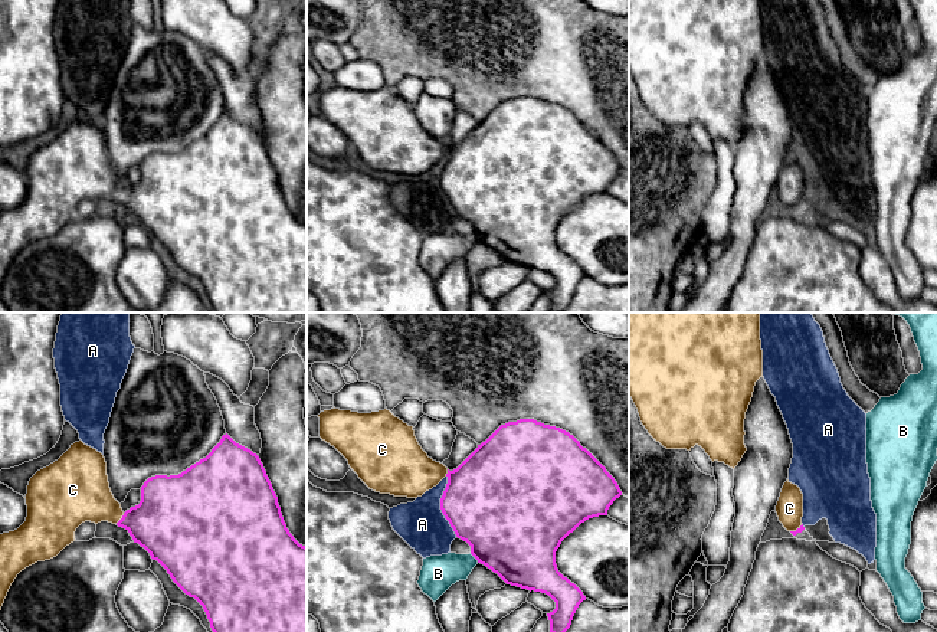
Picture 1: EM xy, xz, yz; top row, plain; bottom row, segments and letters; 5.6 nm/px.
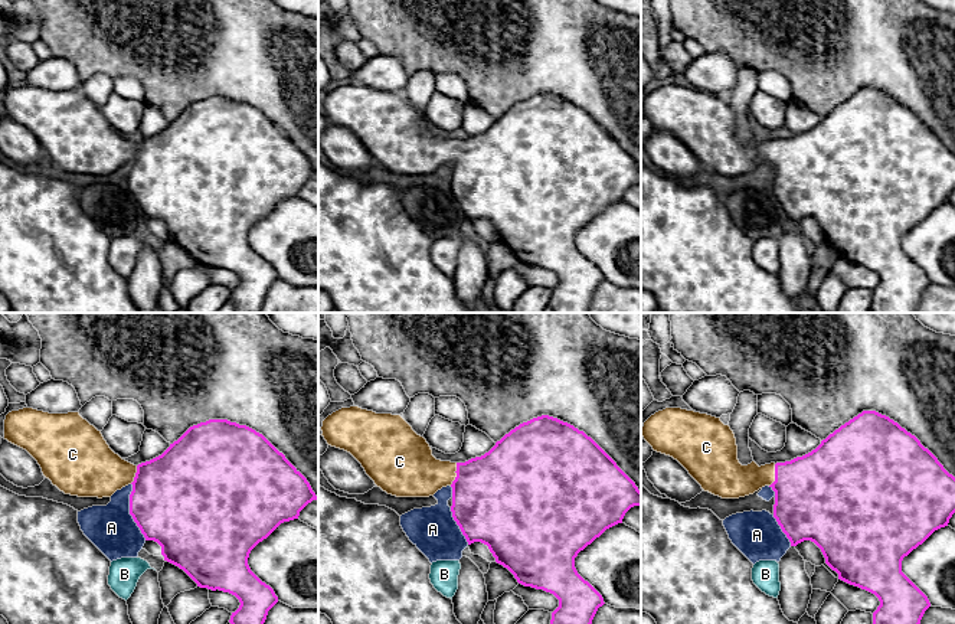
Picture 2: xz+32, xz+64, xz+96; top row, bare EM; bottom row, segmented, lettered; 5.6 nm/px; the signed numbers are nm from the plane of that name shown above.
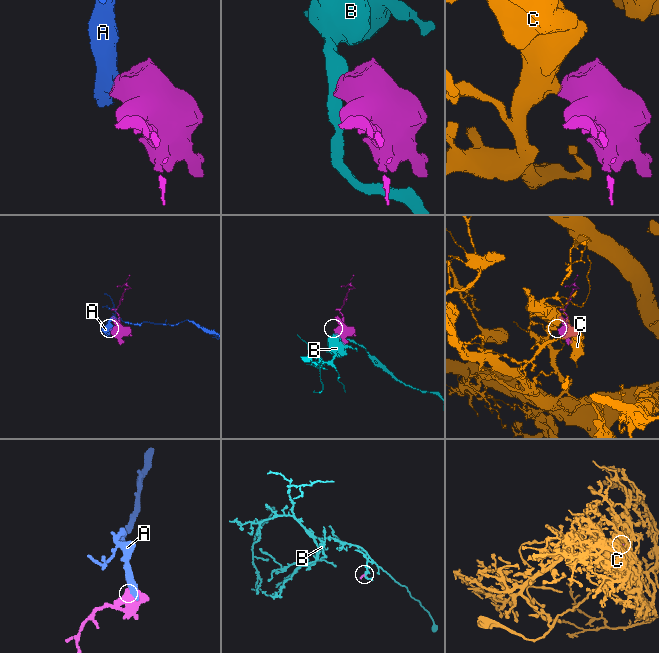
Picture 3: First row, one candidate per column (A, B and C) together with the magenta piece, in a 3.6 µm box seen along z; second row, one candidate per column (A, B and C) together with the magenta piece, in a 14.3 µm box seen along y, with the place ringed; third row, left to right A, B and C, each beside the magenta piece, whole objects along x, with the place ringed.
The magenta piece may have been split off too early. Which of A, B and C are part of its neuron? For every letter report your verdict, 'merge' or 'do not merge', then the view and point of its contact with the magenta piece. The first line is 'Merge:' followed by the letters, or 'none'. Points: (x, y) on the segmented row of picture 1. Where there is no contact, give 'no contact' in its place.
Merge: C
A: do not merge | xz (441, 506)
B: do not merge | xz (474, 556)
C: merge | xy (121, 518)

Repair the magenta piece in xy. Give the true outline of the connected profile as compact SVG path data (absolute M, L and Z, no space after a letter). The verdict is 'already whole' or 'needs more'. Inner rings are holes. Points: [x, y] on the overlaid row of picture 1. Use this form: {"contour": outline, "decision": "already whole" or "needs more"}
{"contour": "M227 433L222 436L220 442L206 458L200 459L181 474L170 477L155 475L148 478L141 487L140 504L131 507L125 513L111 492L104 455L85 445L82 441L71 445L71 448L58 461L37 471L29 481L24 498L27 505L26 521L17 530L0 534L0 610L12 583L22 570L37 561L56 557L66 546L75 541L75 531L82 523L91 521L98 524L101 521L108 521L125 528L134 543L144 547L150 553L151 559L157 560L167 570L173 582L186 595L194 597L203 606L213 632L307 632L307 547L299 544L286 528L278 504L278 497L259 456L250 449L236 443Z", "decision": "needs more"}

